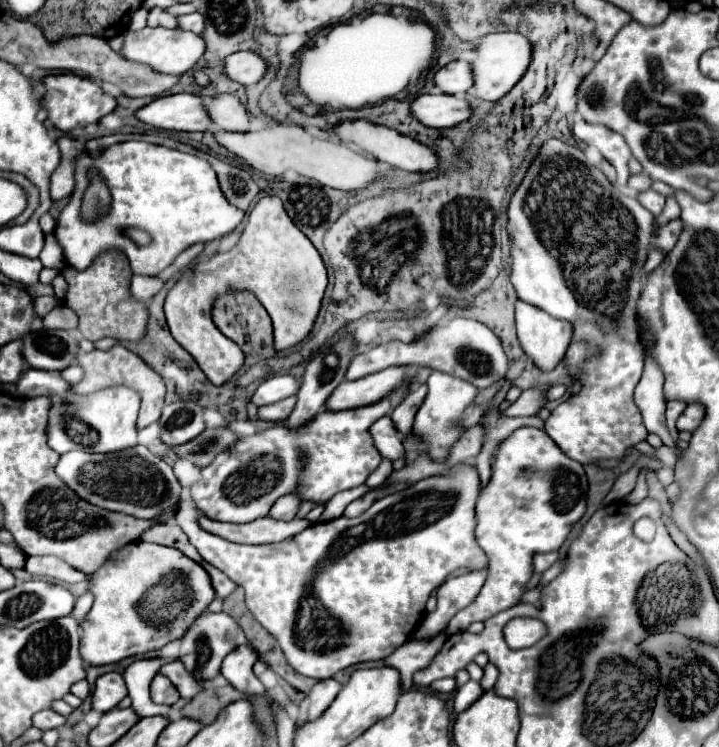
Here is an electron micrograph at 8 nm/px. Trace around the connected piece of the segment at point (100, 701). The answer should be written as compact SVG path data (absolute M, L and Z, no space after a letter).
M105 673L95 683L95 691L91 695L93 709L99 713L107 713L113 707L117 707L117 703L125 695L127 695L127 687L123 677L119 673Z

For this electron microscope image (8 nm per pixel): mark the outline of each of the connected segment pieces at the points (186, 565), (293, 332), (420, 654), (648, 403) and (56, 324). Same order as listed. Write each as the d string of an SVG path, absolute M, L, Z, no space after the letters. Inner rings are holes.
M133 541L117 551L113 551L105 565L101 565L95 573L87 577L89 581L89 593L93 595L93 607L85 621L81 623L83 637L81 637L81 657L93 665L105 665L105 663L115 663L125 657L149 653L149 651L159 651L167 643L183 637L187 629L195 623L195 619L207 611L209 603L215 599L215 591L211 587L211 579L207 571L183 555L179 549L173 547L163 547L155 543L145 543L145 541ZM175 571L185 573L189 577L189 583L193 587L193 603L185 615L179 615L175 621L167 625L153 625L145 621L139 615L139 601L143 599L145 591L155 585L165 573Z
M263 197L253 207L239 243L231 251L215 253L205 263L199 261L187 269L169 289L163 311L173 339L191 353L213 385L223 385L243 365L243 353L213 325L211 308L219 295L233 290L253 293L273 321L277 351L287 351L311 331L325 287L327 271L313 243L293 225L279 197Z
M441 635L429 639L429 641L407 641L399 649L395 649L389 657L383 661L391 667L397 667L401 673L401 684L405 691L413 685L413 673L423 669L439 651L441 647Z
M651 359L645 361L643 377L641 377L639 385L635 387L635 403L641 409L647 431L661 435L665 445L677 447L663 423L665 421L665 403L667 403L665 395L663 395L663 373L657 367L657 363Z
M59 303L43 317L45 329L75 329L77 323L79 323L77 313L71 307L67 307L65 303Z

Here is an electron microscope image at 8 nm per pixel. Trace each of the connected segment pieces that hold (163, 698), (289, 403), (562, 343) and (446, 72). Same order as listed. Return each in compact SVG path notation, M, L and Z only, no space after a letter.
M153 677L151 681L151 699L153 703L163 703L163 705L173 705L179 699L179 693L173 689L167 677Z
M287 397L283 401L277 401L275 405L259 407L257 419L263 419L263 421L285 421L289 417L289 413L293 411L293 405L295 405L295 397Z
M525 301L515 303L515 319L517 319L517 337L521 341L521 347L535 361L535 365L539 369L551 371L557 363L561 363L561 359L565 357L565 351L573 339L573 325L569 321L555 319Z
M453 61L435 73L435 85L445 95L463 95L471 89L471 67L465 61Z

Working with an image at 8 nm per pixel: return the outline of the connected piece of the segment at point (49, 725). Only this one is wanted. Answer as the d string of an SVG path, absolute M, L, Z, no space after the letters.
M43 709L39 713L33 715L33 725L47 731L47 729L55 729L55 727L61 727L67 719L59 713L55 713L53 709Z

